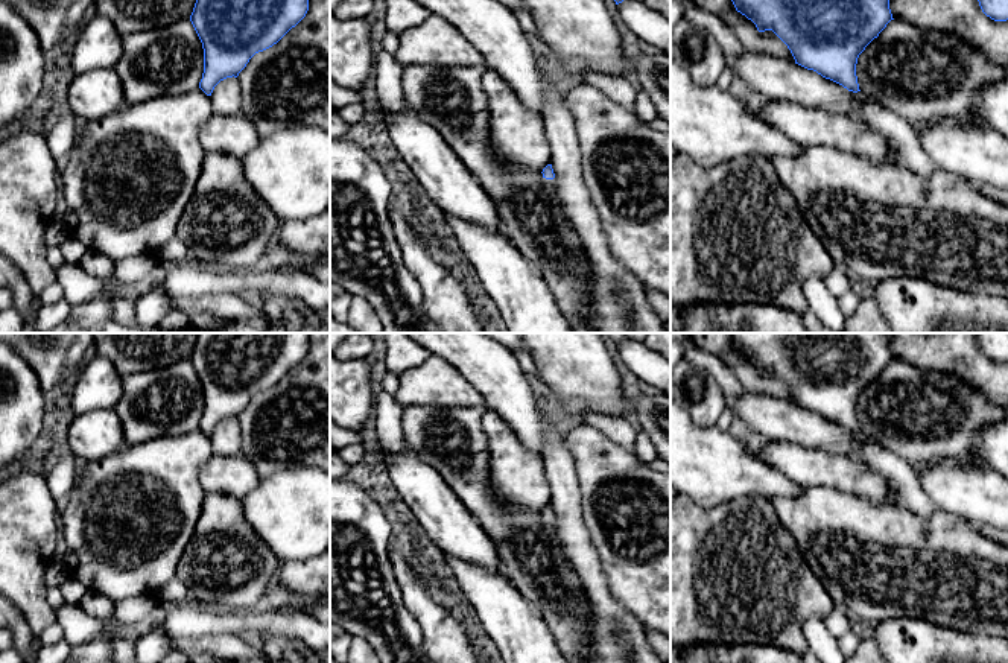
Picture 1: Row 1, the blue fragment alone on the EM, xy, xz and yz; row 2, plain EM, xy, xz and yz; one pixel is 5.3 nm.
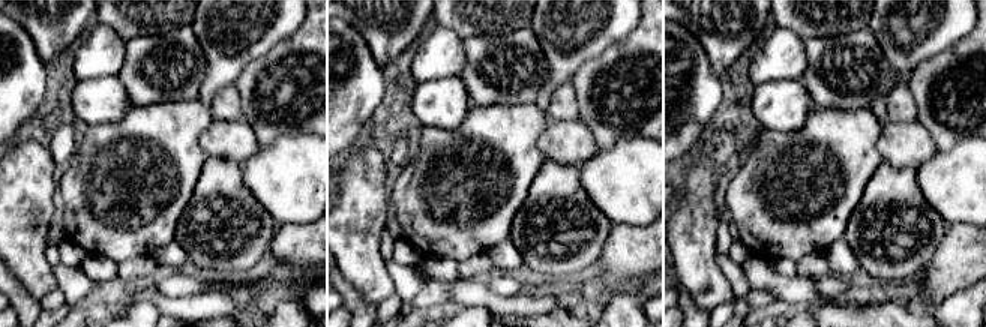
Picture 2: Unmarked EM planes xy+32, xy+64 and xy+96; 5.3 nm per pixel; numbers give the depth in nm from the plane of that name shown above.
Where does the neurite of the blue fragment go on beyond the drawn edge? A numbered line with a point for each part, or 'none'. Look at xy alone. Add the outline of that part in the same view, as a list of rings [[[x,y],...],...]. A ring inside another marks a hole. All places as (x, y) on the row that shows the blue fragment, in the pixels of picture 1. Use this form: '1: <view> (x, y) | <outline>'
none

